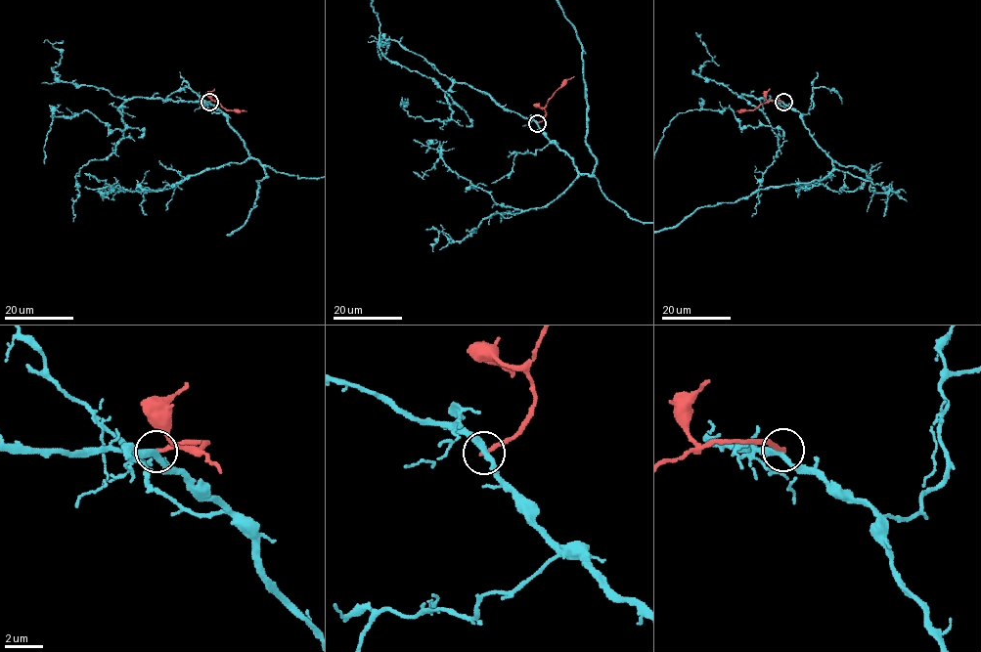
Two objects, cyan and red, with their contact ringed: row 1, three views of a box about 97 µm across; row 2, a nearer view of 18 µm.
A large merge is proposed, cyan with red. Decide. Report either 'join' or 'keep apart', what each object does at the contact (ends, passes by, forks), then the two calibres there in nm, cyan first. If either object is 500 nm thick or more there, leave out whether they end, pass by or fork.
keep apart; cyan passes by; red ends; calibres 300 and 240 nm

